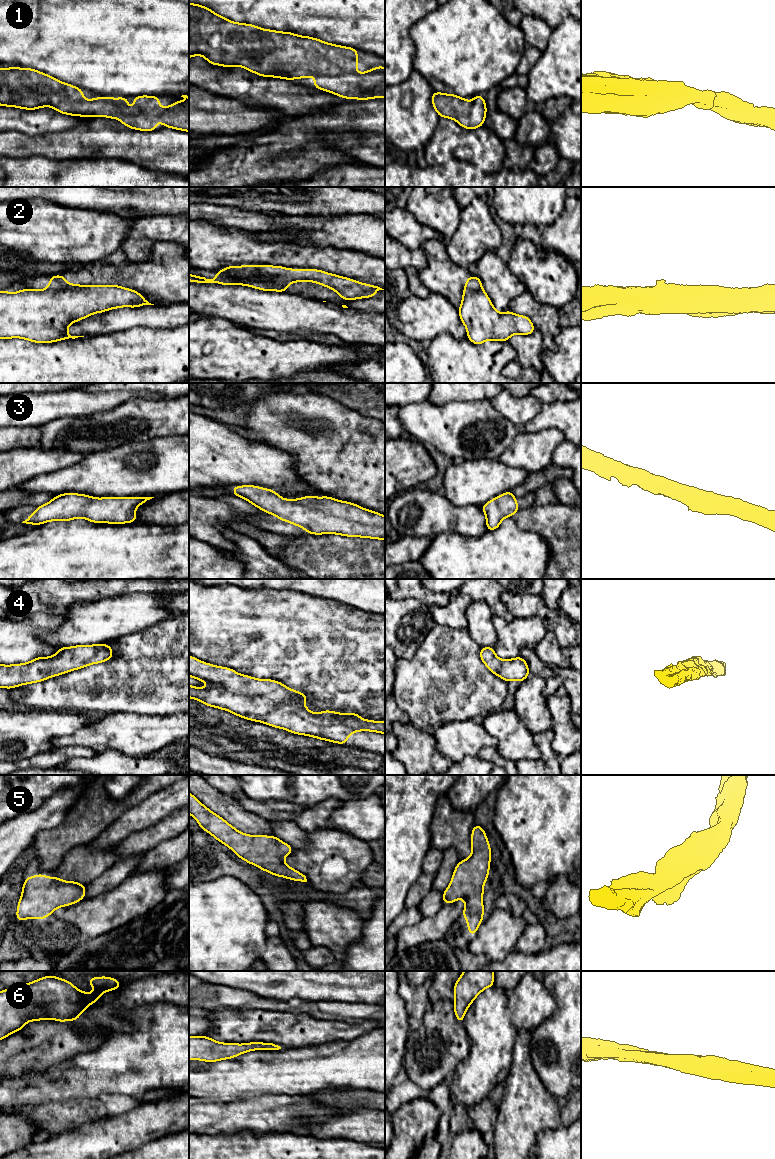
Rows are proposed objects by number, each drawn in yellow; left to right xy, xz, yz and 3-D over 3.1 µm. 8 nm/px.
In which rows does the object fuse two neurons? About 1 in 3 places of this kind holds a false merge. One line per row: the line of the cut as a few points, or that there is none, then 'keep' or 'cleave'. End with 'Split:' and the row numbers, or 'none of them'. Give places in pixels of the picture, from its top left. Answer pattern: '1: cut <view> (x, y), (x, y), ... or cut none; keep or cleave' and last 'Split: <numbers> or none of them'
1: cut none; keep
2: cut xy (65, 282), (58, 289), (47, 289); cleave
3: cut none; keep
4: cut none; keep
5: cut none; keep
6: cut none; keep
Split: 2

